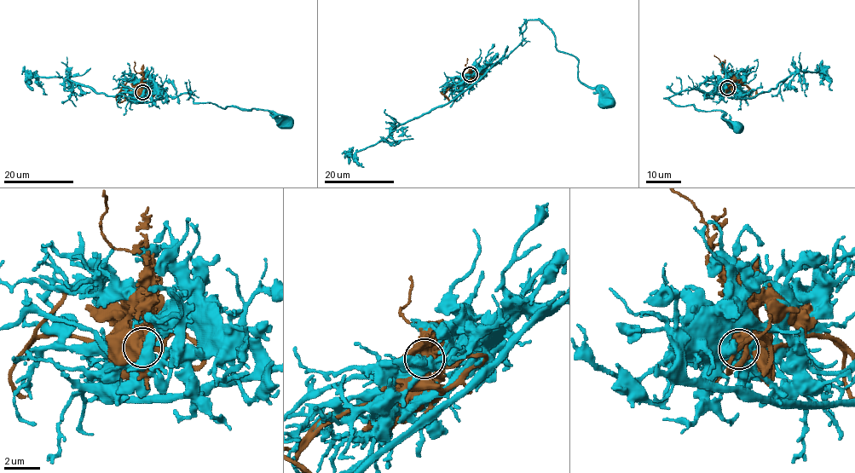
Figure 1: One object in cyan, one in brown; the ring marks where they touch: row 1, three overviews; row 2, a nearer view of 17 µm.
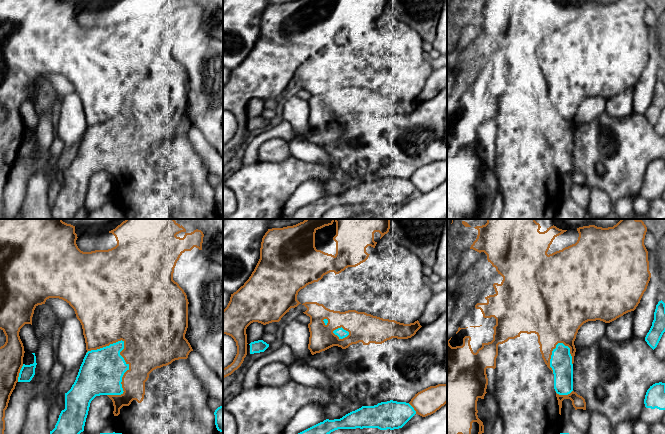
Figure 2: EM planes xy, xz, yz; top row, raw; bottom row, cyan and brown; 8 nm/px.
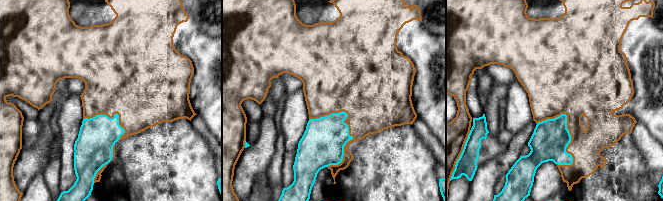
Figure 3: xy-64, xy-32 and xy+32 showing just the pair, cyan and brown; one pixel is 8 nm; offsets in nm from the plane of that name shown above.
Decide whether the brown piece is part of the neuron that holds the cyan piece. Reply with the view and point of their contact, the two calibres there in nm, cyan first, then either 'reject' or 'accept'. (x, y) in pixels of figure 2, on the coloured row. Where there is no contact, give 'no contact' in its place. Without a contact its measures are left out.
xy (124, 372) | 340/360 nm | reject

